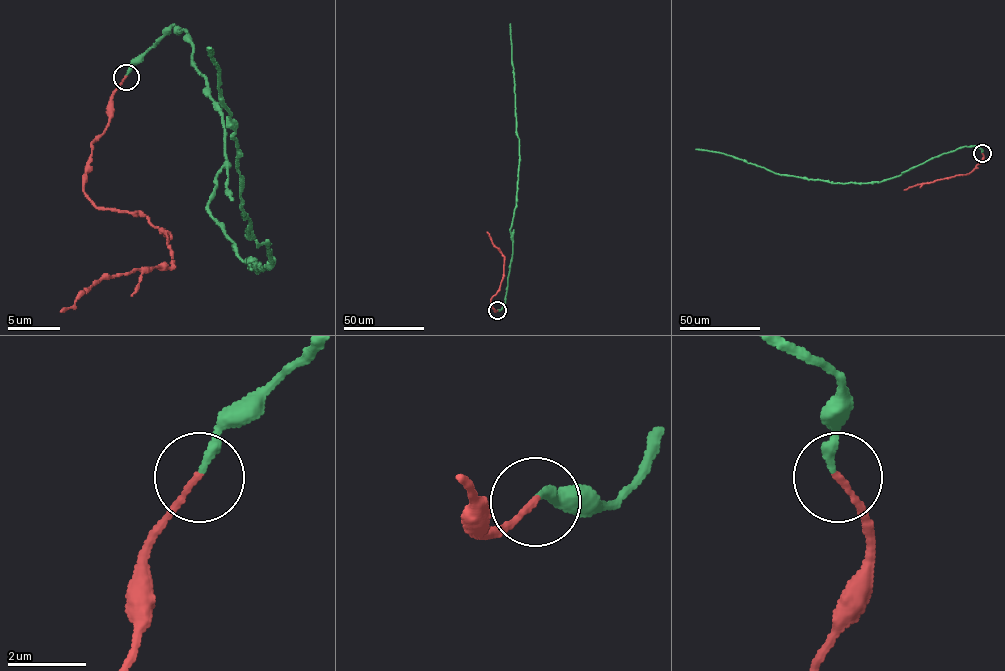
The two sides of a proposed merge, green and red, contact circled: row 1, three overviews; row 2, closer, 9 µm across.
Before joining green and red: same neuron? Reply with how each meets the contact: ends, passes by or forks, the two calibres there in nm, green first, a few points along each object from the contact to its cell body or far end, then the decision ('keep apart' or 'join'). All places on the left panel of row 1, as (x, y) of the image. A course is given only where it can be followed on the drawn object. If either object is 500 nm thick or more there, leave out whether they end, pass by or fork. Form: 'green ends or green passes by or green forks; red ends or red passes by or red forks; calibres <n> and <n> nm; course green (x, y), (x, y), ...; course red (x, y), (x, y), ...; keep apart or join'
green ends; red ends; calibres 240 and 160 nm; course green (126, 75), (171, 25), (186, 33), (223, 120), (207, 211), (268, 269), (210, 46); course red (126, 78), (92, 143), (84, 193), (103, 209), (147, 217), (168, 238), (171, 266), (97, 279), (61, 311); join

